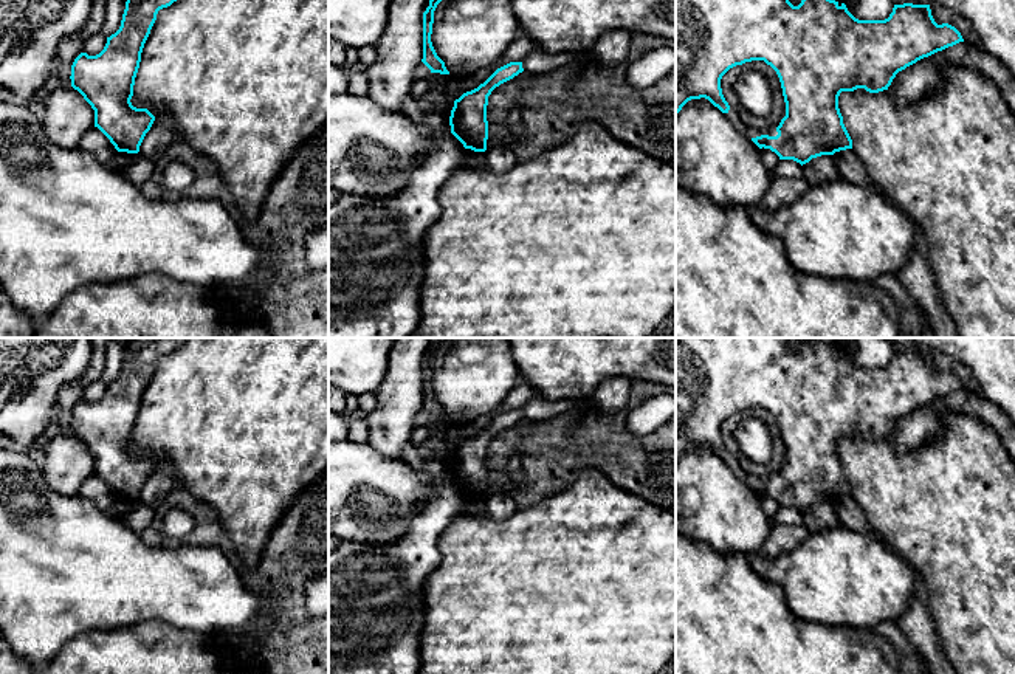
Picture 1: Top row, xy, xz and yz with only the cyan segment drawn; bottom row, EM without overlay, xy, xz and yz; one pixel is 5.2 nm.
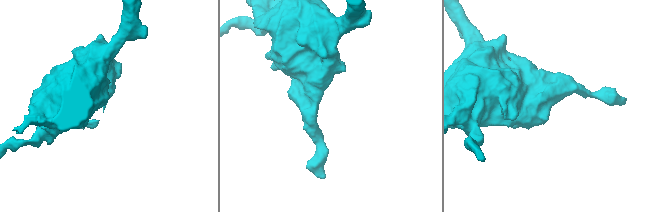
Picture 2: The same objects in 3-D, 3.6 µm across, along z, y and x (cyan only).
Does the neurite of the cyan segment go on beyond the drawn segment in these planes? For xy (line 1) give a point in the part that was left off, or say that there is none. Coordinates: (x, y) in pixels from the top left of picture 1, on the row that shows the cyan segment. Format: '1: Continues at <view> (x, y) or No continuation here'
1: No continuation here

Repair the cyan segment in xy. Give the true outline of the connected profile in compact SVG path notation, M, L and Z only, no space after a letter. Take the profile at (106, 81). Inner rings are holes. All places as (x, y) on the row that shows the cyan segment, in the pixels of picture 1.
M127 0L121 26L107 37L104 50L96 56L81 53L71 65L71 87L91 105L95 110L95 127L110 139L118 152L138 153L146 133L155 121L155 116L147 108L133 107L130 99L141 53L157 14L174 2L177 0Z

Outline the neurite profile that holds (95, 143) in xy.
M95 126L81 139L79 149L93 155L104 166L108 166L116 153L116 149L110 139Z

